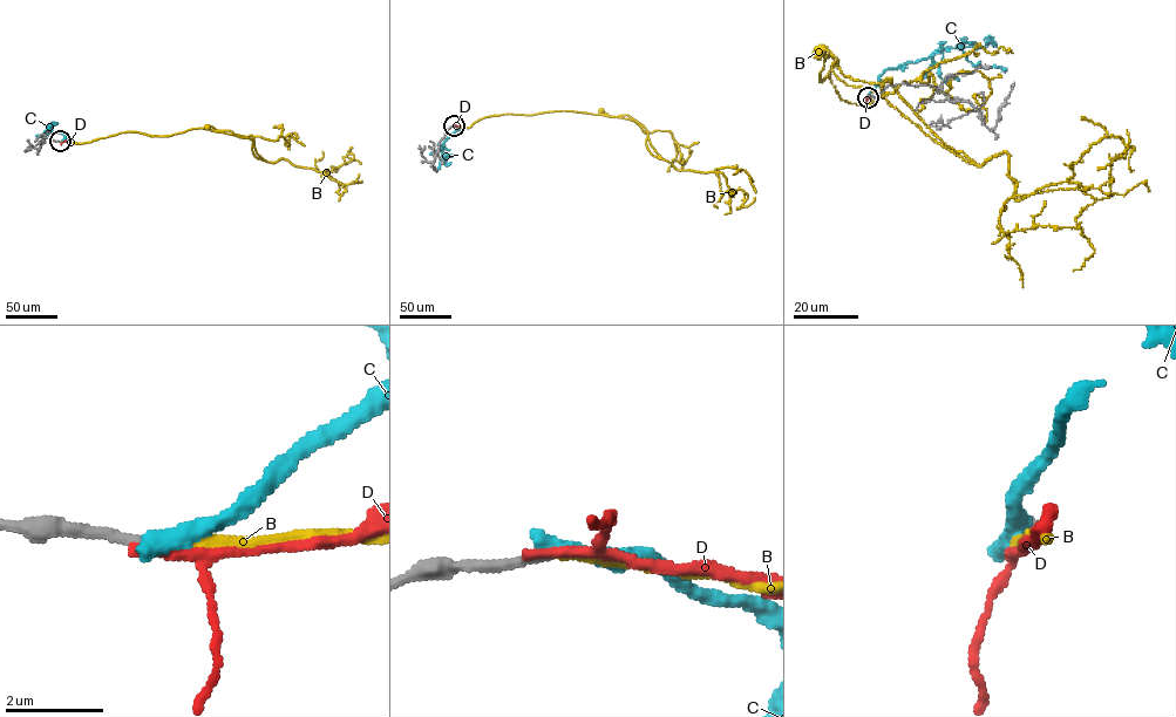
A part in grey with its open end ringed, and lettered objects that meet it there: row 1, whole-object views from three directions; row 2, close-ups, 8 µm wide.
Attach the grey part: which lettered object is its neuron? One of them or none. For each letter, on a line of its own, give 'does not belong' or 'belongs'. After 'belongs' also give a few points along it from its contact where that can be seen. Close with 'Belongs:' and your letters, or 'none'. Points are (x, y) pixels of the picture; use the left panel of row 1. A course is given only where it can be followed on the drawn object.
B: belongs; course (60, 141), (205, 128), (251, 135), (253, 155), (269, 162), (251, 140), (206, 127)
C: does not belong
D: does not belong
Belongs: B

